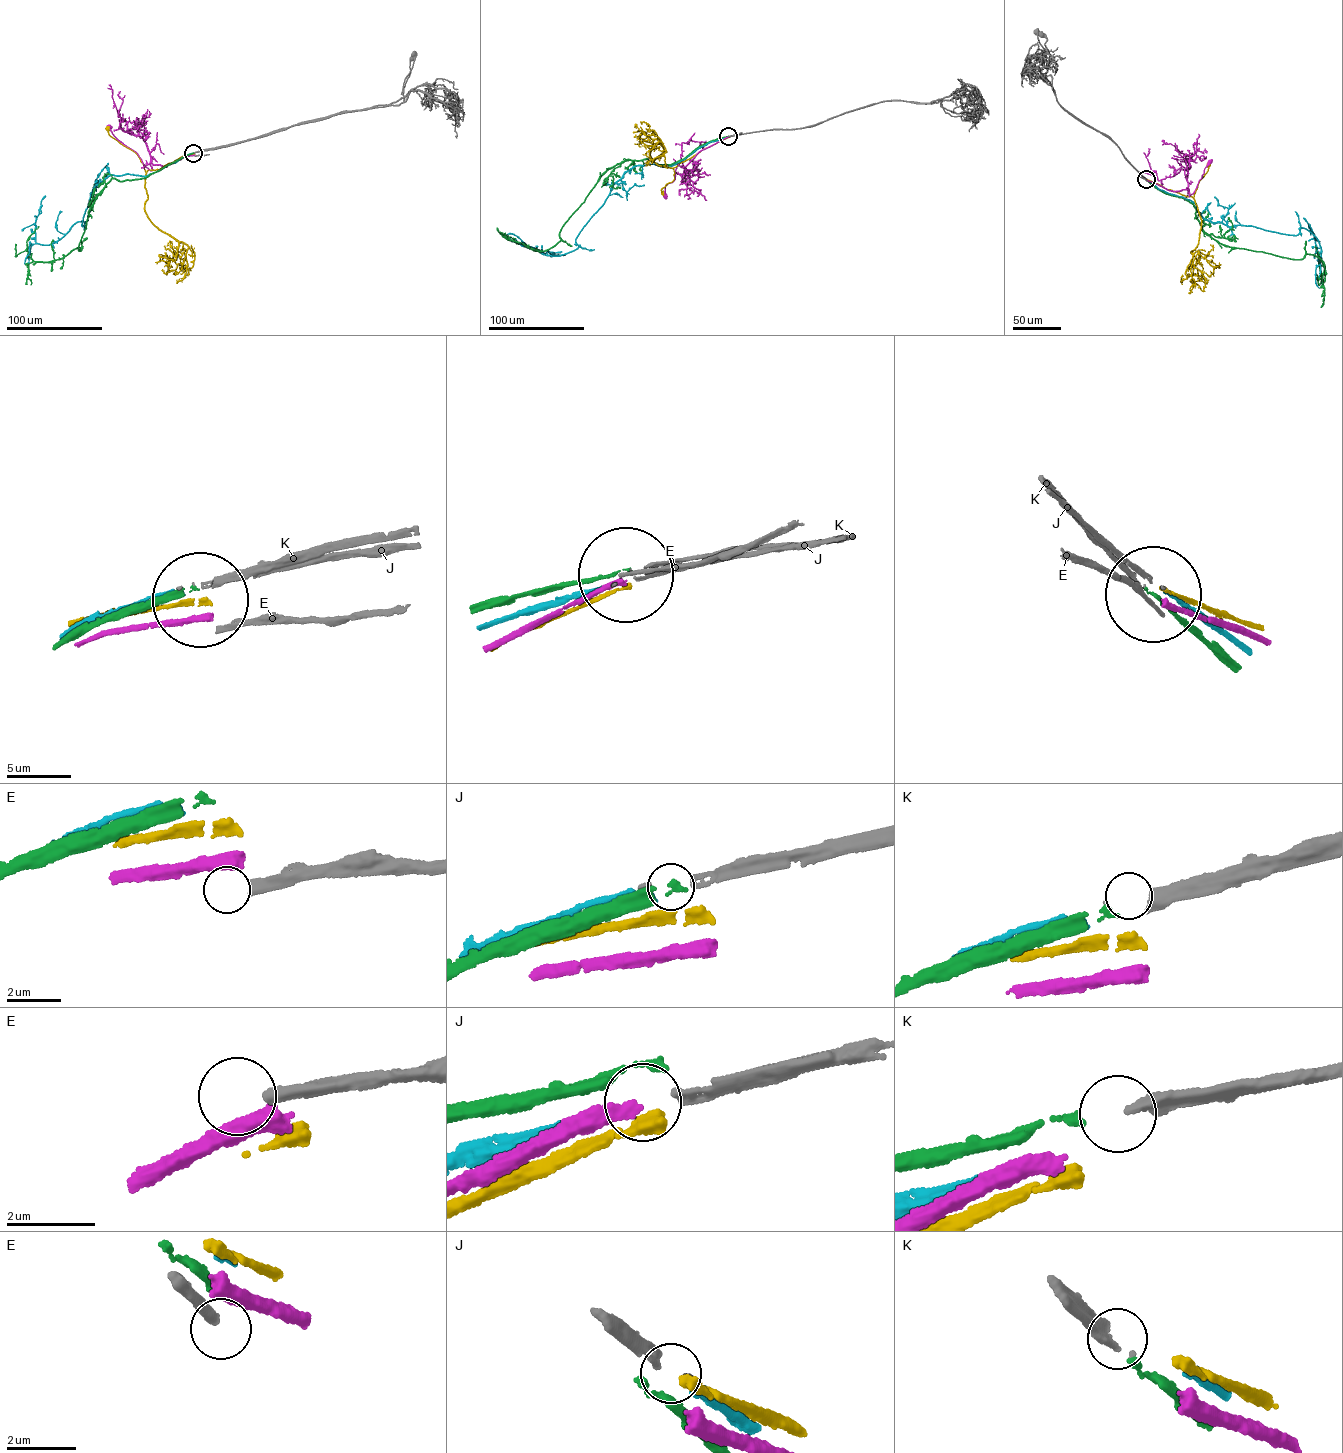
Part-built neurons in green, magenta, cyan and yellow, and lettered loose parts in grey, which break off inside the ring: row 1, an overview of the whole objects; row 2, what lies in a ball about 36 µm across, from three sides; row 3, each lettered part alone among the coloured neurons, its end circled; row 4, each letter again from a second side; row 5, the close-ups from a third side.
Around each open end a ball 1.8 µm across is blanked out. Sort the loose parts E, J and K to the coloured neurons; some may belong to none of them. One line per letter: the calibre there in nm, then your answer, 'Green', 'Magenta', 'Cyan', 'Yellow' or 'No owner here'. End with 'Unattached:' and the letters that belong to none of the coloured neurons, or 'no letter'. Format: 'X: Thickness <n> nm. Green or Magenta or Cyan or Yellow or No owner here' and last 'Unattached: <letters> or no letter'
E: Thickness 360 nm. No owner here
J: Thickness 240 nm. Cyan
K: Thickness 440 nm. Green
Unattached: E

